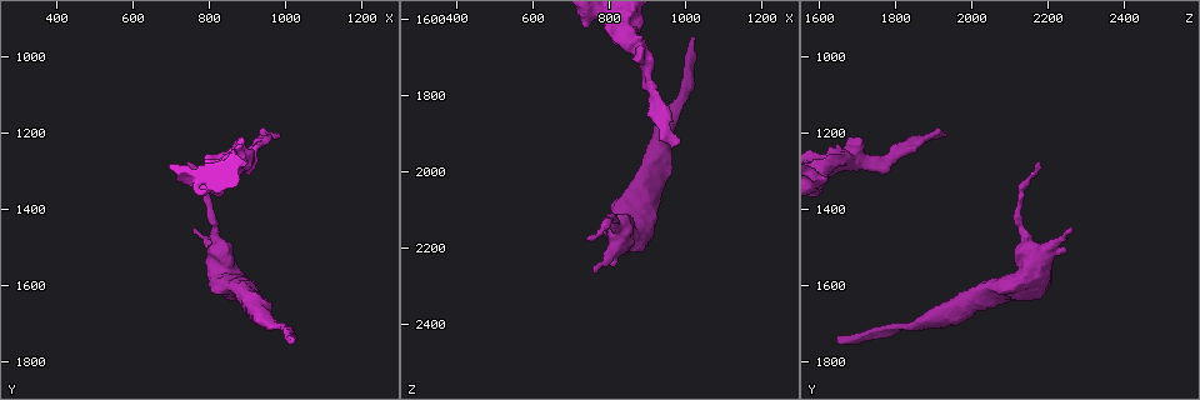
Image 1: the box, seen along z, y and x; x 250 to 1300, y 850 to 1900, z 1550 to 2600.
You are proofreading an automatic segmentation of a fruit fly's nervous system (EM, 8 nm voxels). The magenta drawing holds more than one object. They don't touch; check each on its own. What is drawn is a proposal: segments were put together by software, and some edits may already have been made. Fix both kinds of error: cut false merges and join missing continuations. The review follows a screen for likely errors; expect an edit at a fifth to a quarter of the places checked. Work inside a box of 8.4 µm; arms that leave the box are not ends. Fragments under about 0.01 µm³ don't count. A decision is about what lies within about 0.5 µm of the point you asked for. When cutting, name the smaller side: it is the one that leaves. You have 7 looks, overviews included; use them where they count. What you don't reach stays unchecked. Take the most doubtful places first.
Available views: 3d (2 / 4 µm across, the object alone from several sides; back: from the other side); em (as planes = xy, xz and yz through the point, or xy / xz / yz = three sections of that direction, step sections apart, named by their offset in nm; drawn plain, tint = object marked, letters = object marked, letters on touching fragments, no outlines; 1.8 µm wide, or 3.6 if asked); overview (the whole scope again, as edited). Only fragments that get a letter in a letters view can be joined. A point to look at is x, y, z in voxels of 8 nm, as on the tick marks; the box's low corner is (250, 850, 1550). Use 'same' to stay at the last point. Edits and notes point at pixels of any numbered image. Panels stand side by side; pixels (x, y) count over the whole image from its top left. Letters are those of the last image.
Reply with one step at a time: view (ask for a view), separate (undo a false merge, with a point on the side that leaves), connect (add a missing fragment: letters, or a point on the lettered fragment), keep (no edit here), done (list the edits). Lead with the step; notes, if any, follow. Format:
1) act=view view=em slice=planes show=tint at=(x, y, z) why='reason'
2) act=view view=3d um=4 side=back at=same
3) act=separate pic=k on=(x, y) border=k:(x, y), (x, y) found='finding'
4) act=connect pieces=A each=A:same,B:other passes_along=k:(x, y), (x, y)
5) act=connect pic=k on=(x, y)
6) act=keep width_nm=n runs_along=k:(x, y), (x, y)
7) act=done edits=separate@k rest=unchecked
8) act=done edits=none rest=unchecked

act=view view=em slice=planes show=letters at=(1025, 1745, 1645)

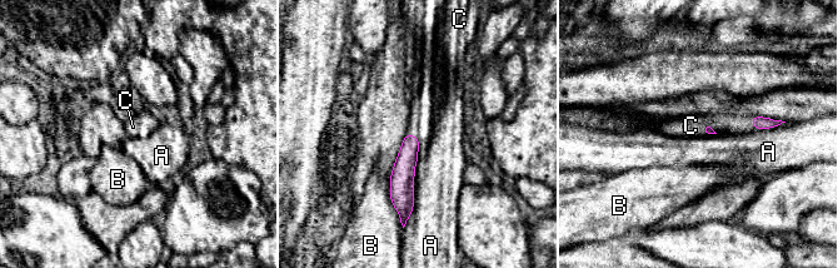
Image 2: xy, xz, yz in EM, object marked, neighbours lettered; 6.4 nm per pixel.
act=connect pieces=C each=A:other,B:other,C:same passes_along=2:(403, 173), (413, 135), (423, 108) found='the neuron continues'

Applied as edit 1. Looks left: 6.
act=view view=overview why='see it whole again'

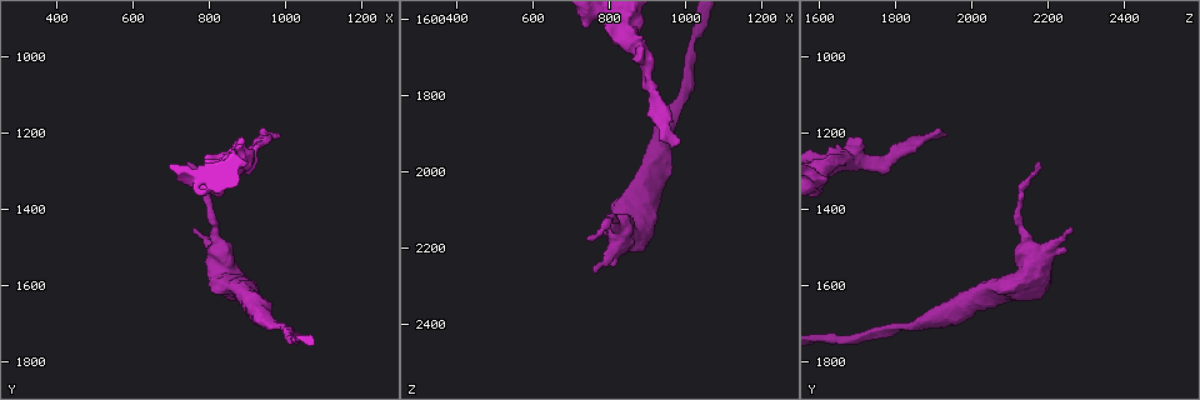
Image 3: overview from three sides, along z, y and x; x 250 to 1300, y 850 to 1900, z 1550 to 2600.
act=view view=3d um=2 at=(760, 1450, 2260) why='free end'

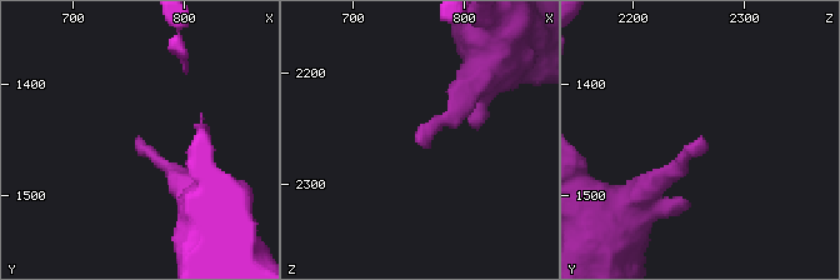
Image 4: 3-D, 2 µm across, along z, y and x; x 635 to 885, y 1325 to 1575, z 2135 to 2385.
act=view view=em slice=xz step=4 show=tint at=(762, 1452, 2266)

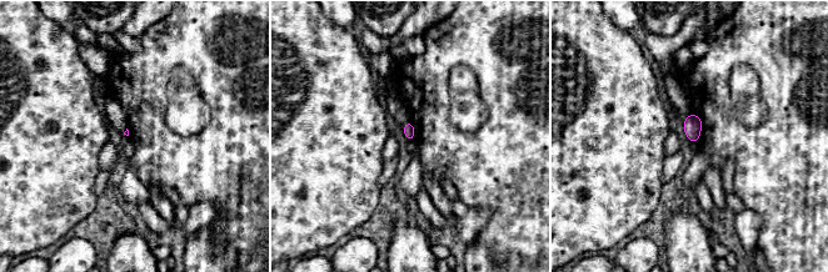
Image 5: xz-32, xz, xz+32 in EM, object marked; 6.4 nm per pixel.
act=view view=em slice=planes show=letters at=same why='cut it another way'

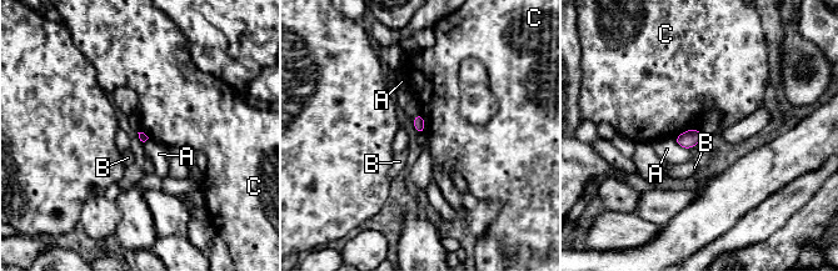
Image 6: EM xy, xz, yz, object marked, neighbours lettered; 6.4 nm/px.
act=keep each=A:other,B:other,C:other border=6:(698, 129), (687, 129), (676, 137) found='none of them fits'

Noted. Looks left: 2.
act=view view=em slice=planes show=letters at=(855, 1265, 1660) why='thick turns thin'

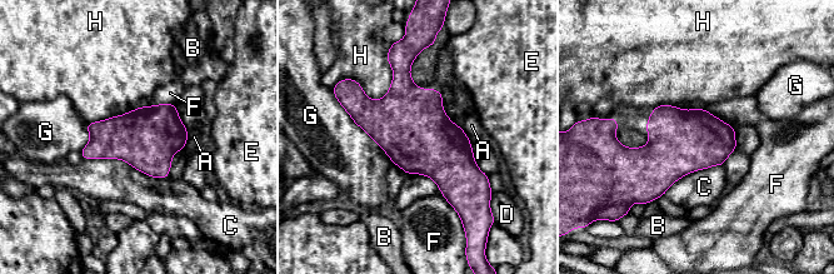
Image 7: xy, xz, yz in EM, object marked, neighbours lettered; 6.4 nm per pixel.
act=keep each=A:other,B:other,C:other,D:other,E:other,F:other,G:other,H:other found='all the same neuron'

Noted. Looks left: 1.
act=done edits=connect@2 rest=unchecked

